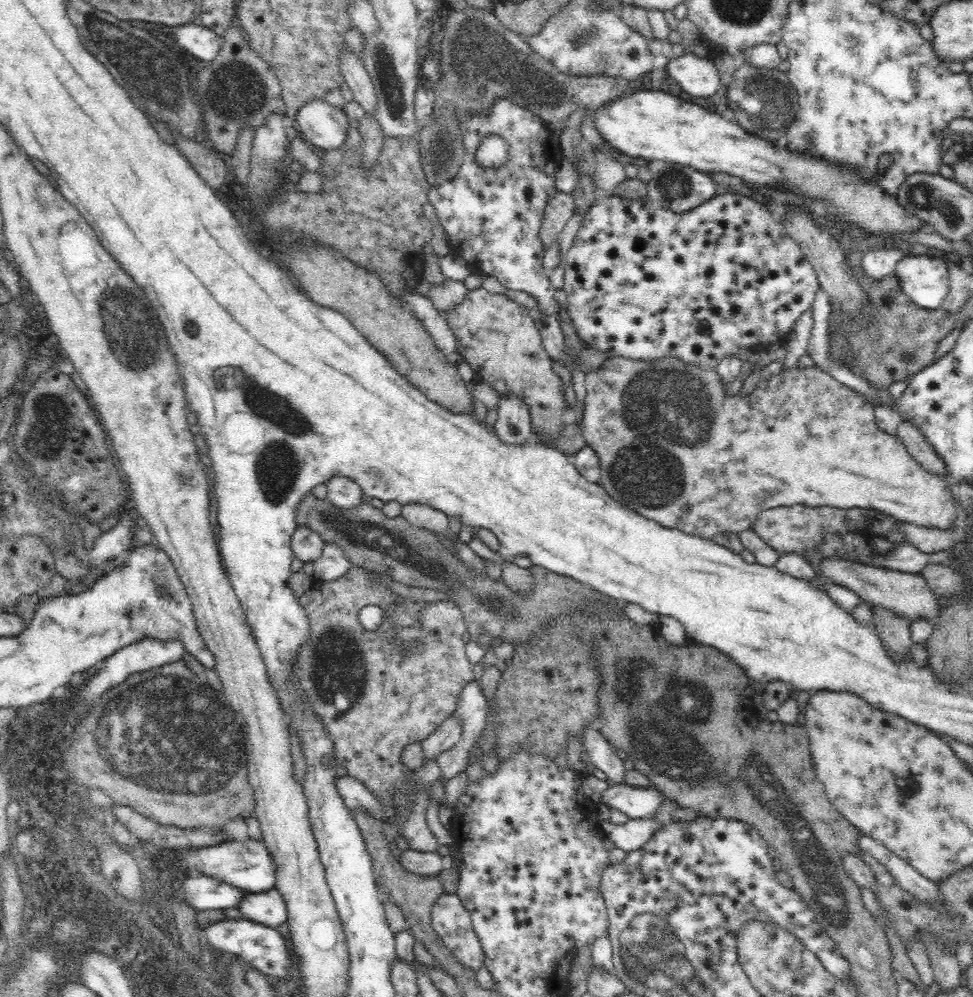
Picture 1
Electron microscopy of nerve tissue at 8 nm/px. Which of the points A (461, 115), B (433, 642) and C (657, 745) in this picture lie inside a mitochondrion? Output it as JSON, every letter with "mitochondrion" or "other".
{"A":"mitochondrion","B":"other","C":"mitochondrion"}

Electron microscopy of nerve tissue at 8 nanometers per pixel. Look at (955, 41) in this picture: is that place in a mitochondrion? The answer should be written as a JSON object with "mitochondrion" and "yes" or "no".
{"mitochondrion":"no"}

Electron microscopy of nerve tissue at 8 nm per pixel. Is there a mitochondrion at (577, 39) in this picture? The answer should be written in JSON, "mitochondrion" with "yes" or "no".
{"mitochondrion":"yes"}

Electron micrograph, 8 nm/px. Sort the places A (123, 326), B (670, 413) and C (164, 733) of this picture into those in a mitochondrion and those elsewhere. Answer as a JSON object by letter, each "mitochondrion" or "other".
{"A":"mitochondrion","B":"mitochondrion","C":"mitochondrion"}

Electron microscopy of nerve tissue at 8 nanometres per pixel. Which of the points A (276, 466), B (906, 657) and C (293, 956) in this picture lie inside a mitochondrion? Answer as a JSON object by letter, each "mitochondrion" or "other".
{"A":"mitochondrion","B":"other","C":"other"}

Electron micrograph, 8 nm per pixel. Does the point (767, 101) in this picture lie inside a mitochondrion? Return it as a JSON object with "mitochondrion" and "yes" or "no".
{"mitochondrion":"yes"}

